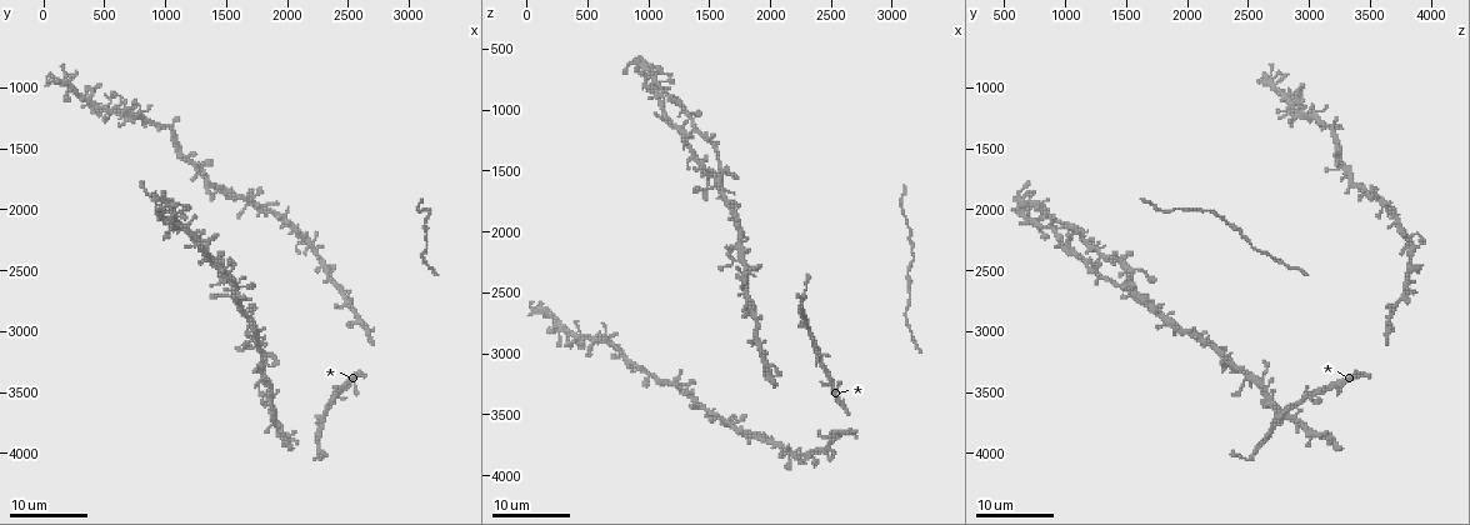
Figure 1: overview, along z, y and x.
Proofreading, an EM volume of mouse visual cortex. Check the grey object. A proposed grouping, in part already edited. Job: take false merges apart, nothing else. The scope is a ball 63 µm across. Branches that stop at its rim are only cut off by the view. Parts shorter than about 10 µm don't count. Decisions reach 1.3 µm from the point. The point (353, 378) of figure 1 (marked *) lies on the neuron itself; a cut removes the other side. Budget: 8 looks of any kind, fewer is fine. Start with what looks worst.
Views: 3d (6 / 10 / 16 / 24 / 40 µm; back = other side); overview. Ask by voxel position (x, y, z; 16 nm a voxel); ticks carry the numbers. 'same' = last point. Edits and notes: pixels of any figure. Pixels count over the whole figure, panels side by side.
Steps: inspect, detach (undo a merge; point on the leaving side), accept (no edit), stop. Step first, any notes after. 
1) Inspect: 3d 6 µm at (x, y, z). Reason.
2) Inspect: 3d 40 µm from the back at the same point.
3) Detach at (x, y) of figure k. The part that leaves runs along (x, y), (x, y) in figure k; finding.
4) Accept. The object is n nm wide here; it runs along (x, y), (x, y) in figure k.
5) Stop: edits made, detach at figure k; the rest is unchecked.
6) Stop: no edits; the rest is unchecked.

Inspect: 3d 24 µm at (1600, 2640, 1480).

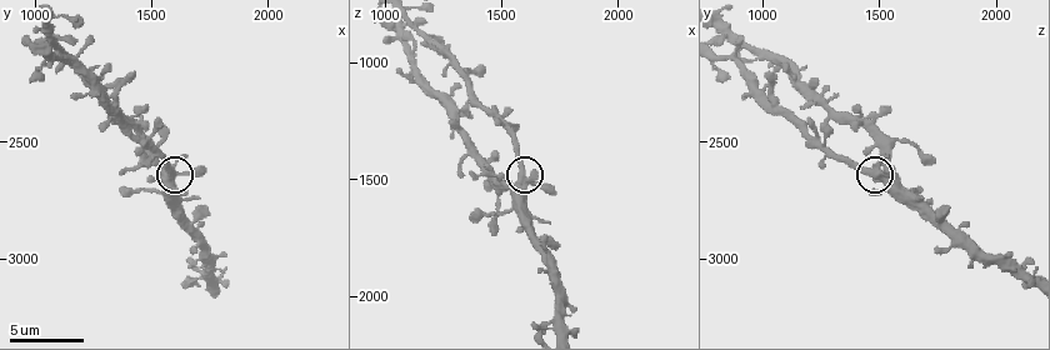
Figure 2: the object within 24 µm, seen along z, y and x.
Inspect: 3d 10 µm at (1590, 2630, 1460).

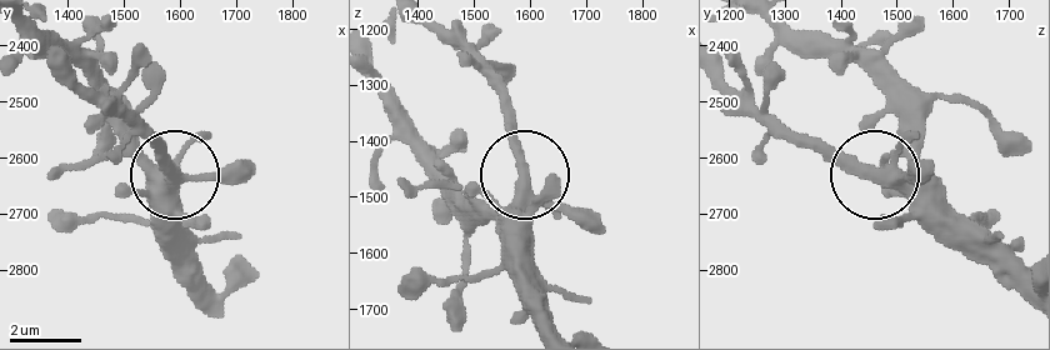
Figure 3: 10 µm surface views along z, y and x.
Accept. All the same neuron.

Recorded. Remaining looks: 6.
Inspect: 3d 16 µm at (1900, 3740, 2920). Four-way junction.

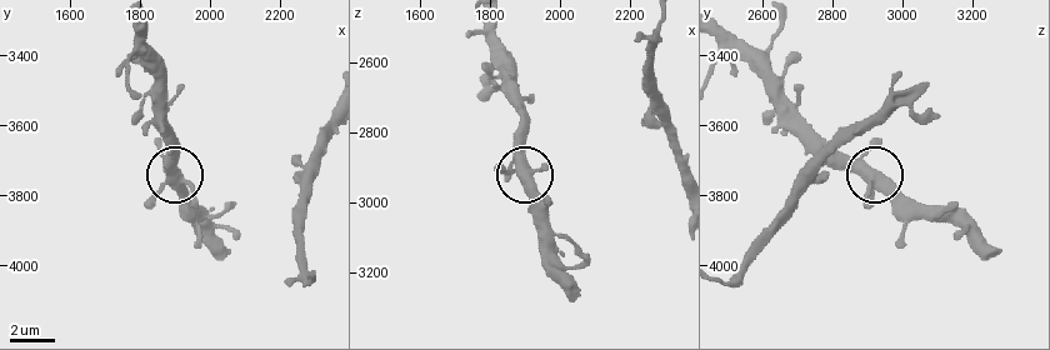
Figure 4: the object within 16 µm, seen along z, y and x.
Inspect: 3d 10 µm at the same point.

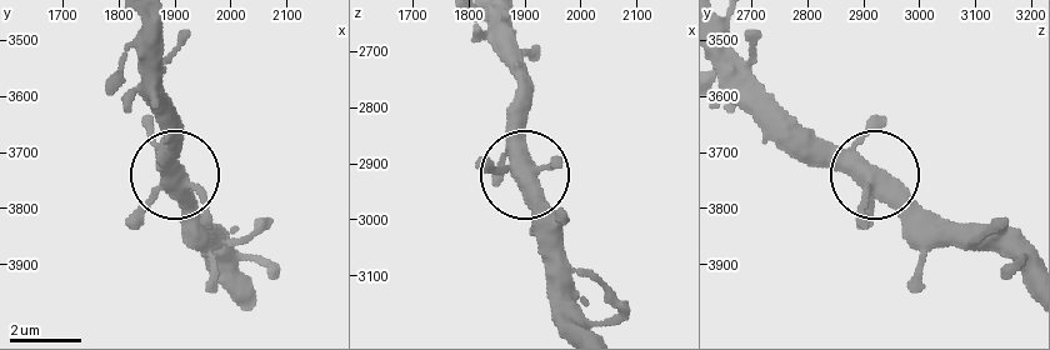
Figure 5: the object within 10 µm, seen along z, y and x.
Accept. 4 arms meet here; continuous, no second neuron.

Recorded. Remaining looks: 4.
Inspect: 3d 10 µm at (1180, 2160, 900). Side arm on a straight run.

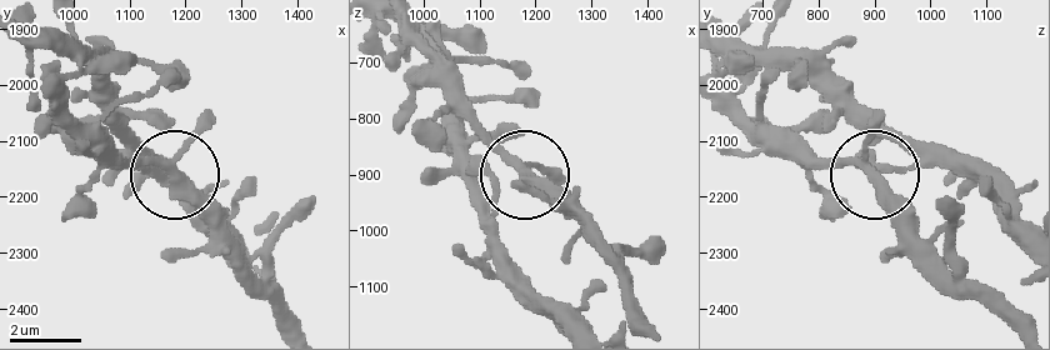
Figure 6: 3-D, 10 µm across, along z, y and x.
Accept. 3 arms meet here; all the same neuron.

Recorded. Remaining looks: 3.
Inspect: 3d 24 µm at (1500, 1900, 3480). Three-way junction.

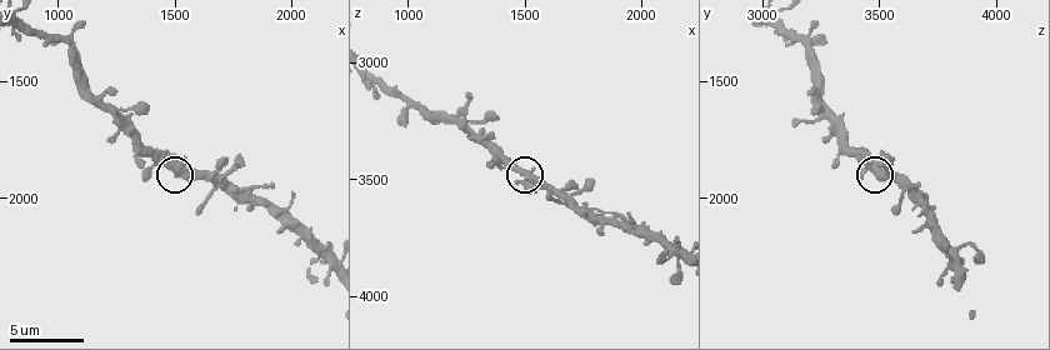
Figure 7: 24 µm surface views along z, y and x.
Inspect: 3d 10 µm at (1520, 1890, 3500). Zoom in.

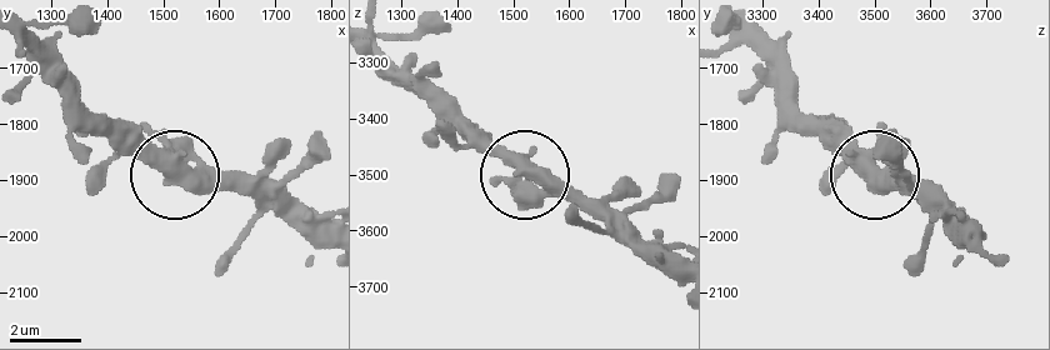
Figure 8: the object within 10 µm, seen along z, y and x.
Accept. It runs along (323, 250), (241, 190), (188, 184), (128, 128) in figure 8; all the same neuron.

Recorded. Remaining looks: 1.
Stop: no edits; the rest is unchecked.

